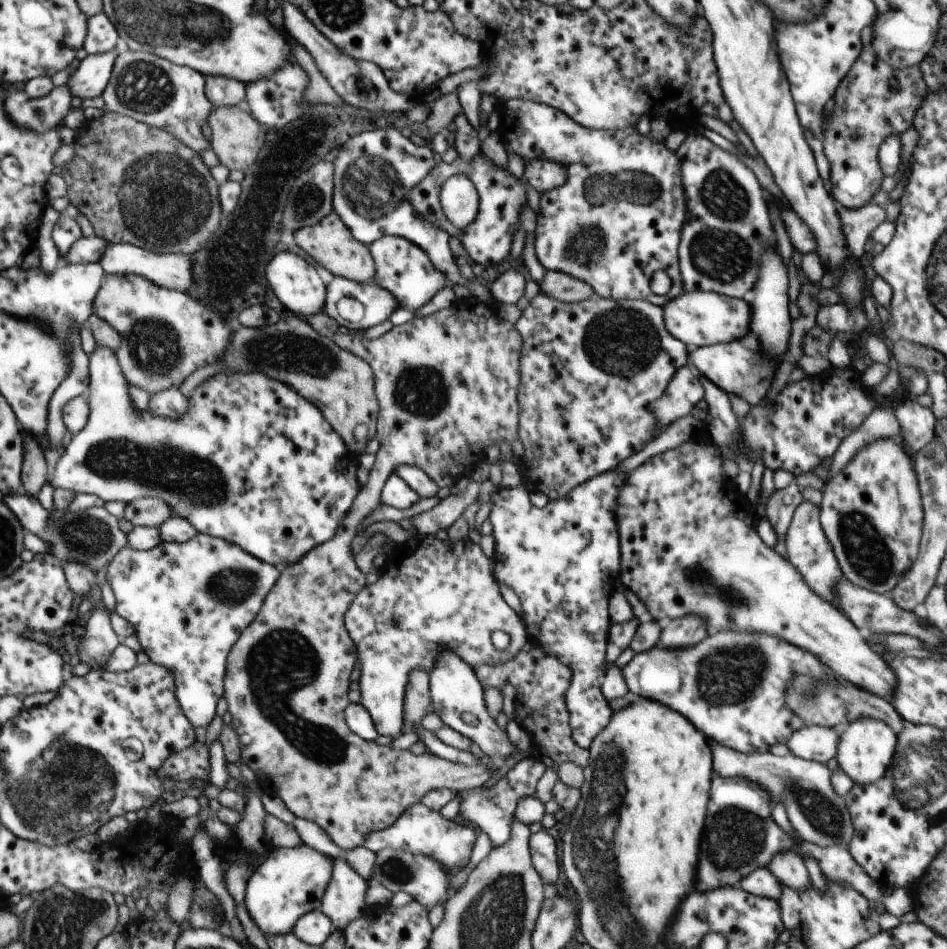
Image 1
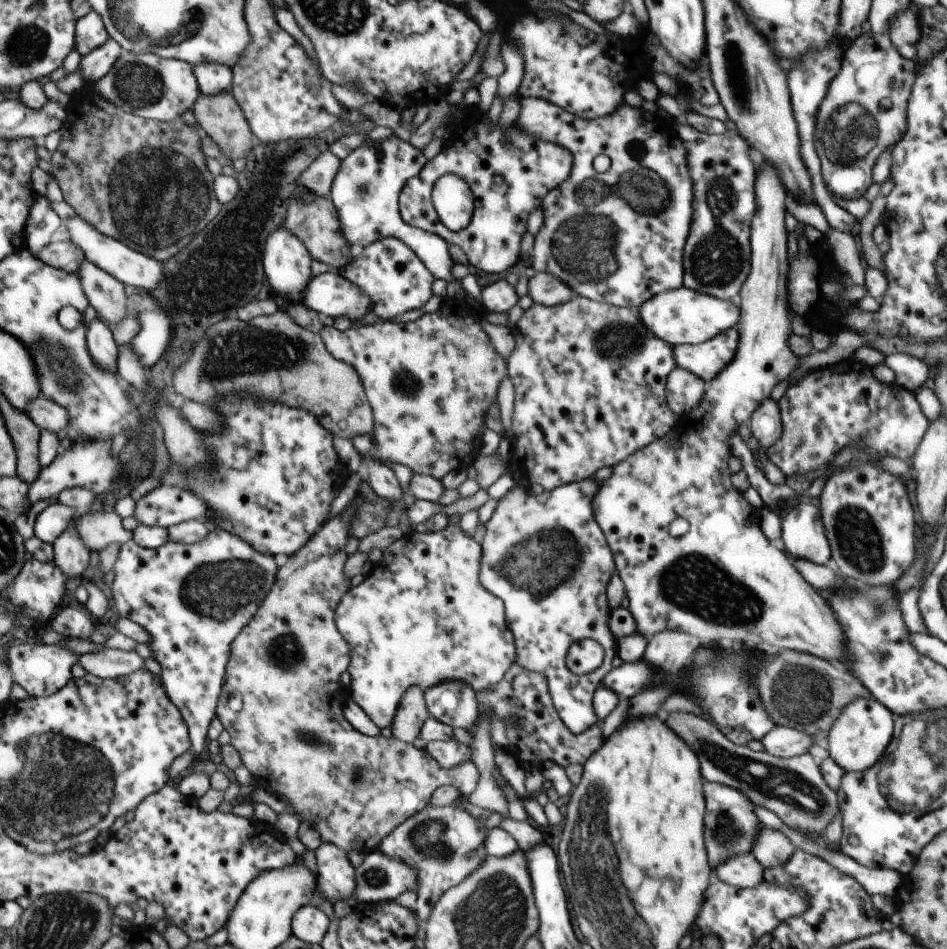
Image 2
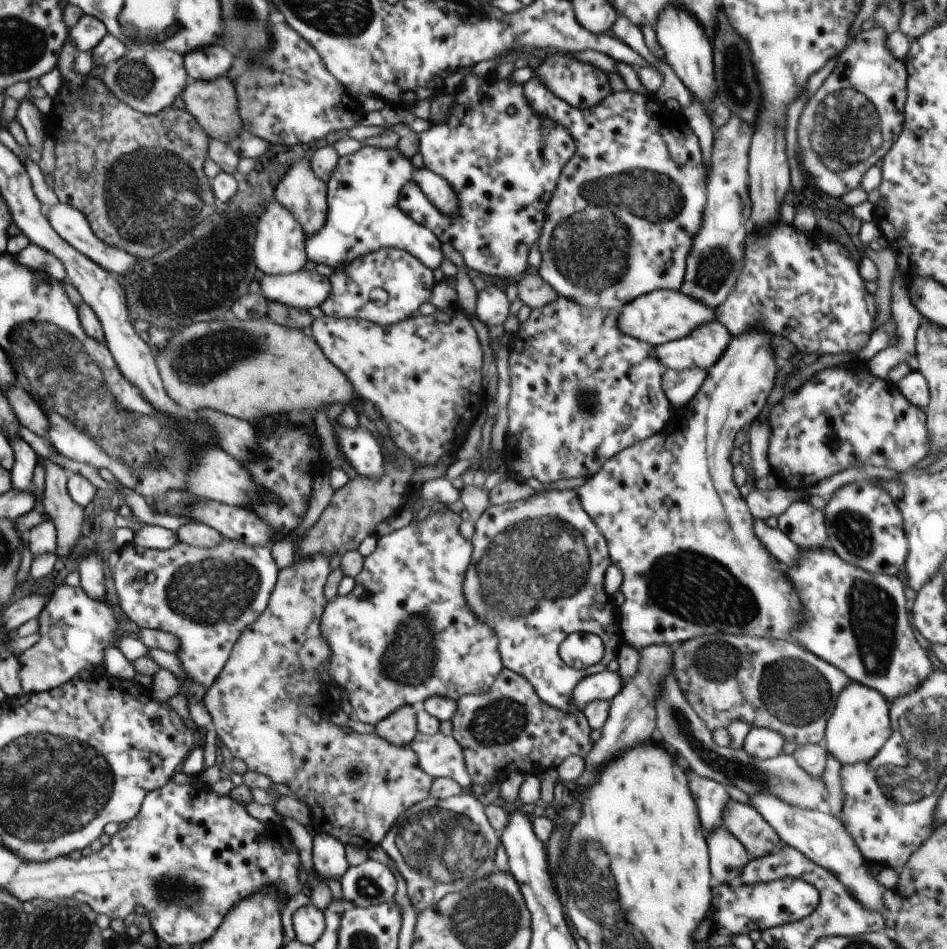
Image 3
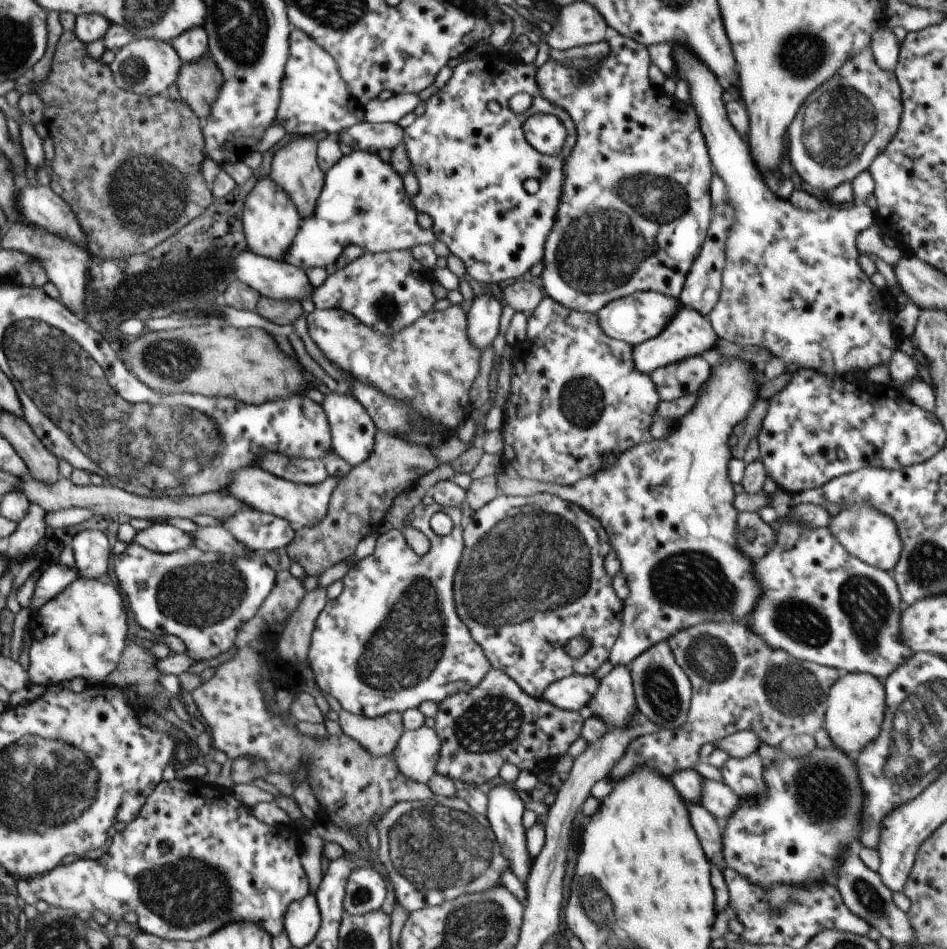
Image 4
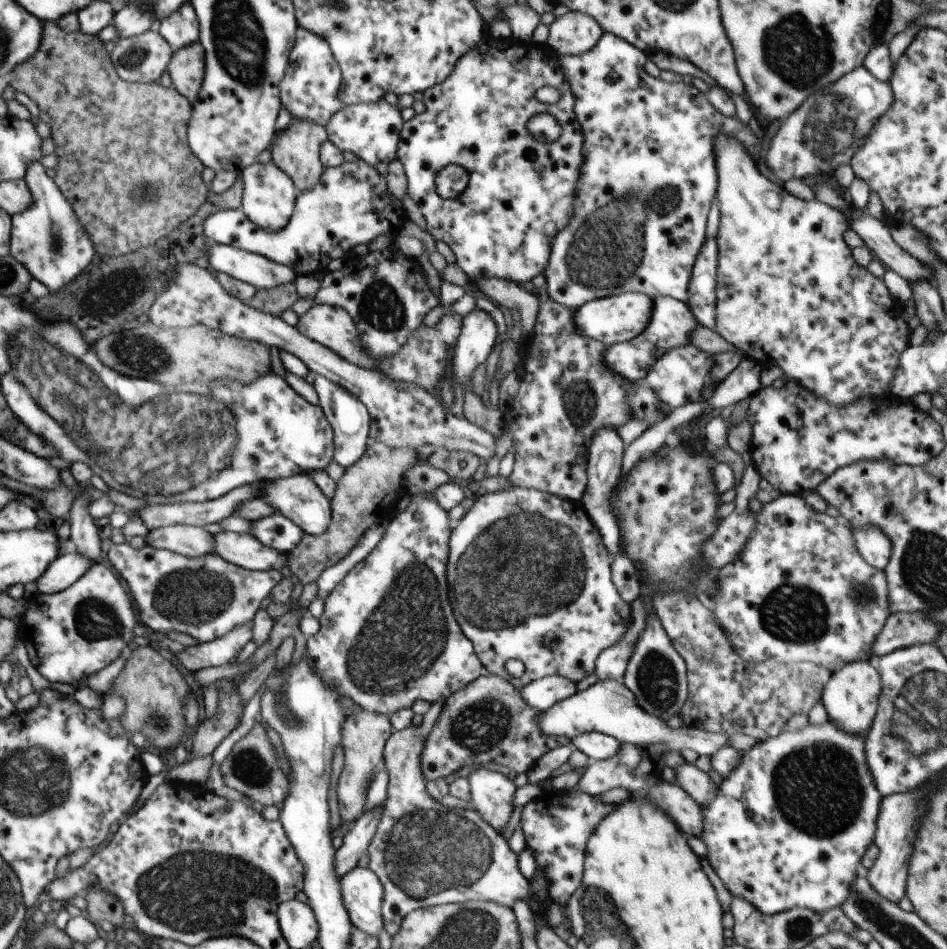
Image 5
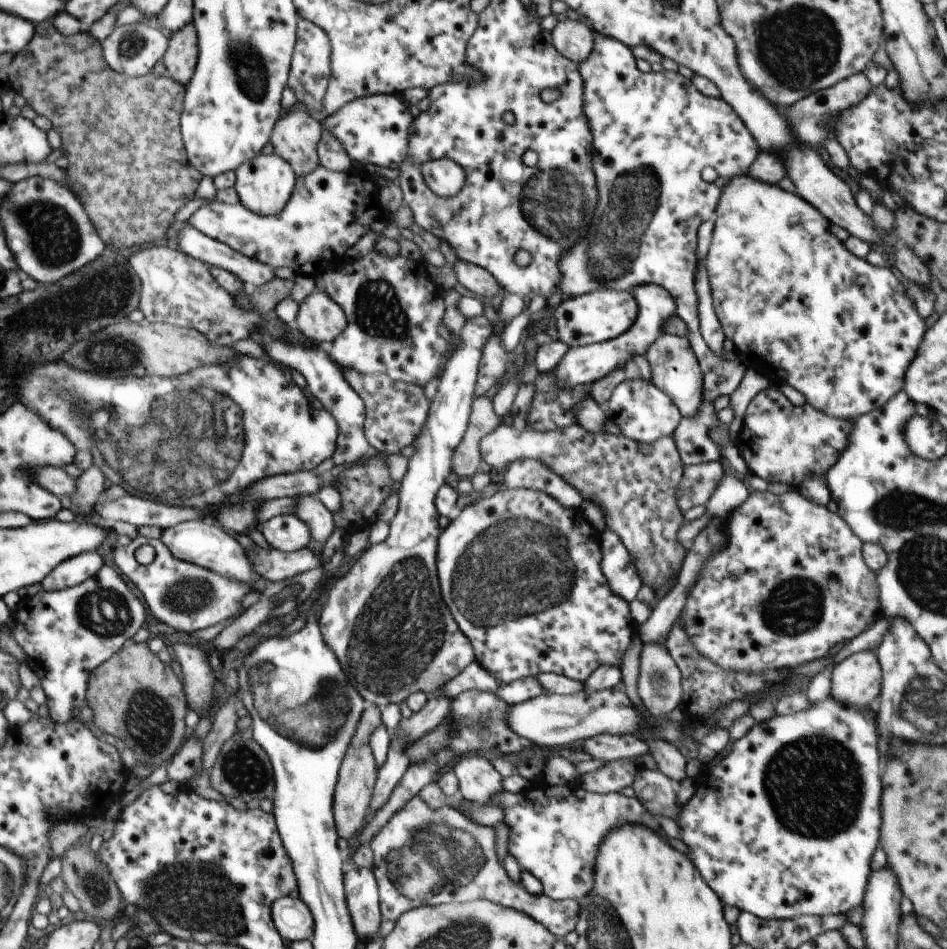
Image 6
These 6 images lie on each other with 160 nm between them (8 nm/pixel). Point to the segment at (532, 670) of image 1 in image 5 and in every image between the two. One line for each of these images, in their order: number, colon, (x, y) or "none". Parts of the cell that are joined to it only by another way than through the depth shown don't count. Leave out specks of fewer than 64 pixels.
2: (525, 721)
3: (510, 728)
4: (495, 723)
5: (488, 723)

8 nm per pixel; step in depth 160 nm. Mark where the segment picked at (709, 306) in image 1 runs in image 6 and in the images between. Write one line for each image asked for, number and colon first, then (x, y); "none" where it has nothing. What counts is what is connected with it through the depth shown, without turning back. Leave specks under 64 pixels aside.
2: (680, 317)
3: (661, 316)
4: (634, 319)
5: (615, 319)
6: (596, 317)

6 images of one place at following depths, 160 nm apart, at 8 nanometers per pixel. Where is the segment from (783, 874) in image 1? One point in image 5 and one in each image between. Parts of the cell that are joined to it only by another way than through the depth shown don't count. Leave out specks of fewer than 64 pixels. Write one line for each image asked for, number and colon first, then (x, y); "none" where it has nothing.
2: (772, 848)
3: (746, 824)
4: (717, 798)
5: (698, 784)

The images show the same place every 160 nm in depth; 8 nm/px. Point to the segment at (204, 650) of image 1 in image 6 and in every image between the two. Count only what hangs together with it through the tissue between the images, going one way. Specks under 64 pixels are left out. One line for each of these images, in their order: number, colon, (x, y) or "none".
2: (193, 599)
3: (205, 597)
4: (204, 598)
5: (206, 597)
6: (184, 596)

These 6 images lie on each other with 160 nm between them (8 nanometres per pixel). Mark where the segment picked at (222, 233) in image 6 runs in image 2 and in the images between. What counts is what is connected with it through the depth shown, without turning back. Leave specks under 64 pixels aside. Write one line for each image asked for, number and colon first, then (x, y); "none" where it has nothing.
2: (365, 191)
3: (363, 193)
4: (363, 202)
5: (350, 205)

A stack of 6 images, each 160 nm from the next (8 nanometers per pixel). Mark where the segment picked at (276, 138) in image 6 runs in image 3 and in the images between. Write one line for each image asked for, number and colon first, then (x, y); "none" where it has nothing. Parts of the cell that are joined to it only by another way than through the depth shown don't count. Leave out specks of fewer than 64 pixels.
3: (300, 191)
4: (295, 167)
5: (295, 151)

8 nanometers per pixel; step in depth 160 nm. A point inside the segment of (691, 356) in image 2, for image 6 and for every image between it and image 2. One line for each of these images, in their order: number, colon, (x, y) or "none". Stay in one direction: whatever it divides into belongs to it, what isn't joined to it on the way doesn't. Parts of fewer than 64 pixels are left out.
3: (704, 346)
4: (689, 333)
5: (672, 323)
6: (585, 365)

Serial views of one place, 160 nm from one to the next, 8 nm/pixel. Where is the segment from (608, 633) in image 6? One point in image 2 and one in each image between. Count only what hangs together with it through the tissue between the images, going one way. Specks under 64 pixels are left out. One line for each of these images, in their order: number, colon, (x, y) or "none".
2: (545, 556)
3: (537, 574)
4: (523, 631)
5: (529, 577)

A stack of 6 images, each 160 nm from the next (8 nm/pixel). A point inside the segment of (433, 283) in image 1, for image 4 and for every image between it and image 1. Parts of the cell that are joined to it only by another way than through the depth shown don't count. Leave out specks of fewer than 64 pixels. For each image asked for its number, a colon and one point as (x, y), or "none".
2: (396, 280)
3: (408, 283)
4: (387, 291)

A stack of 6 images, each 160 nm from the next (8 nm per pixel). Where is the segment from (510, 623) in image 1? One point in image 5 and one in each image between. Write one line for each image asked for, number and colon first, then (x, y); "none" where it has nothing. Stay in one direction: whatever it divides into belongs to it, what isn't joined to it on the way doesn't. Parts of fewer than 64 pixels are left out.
2: (421, 616)
3: (405, 633)
4: (397, 613)
5: (402, 583)

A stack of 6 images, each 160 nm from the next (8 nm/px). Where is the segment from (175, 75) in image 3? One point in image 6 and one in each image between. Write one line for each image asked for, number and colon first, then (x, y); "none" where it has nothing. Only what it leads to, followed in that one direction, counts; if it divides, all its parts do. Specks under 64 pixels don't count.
4: (147, 66)
5: (144, 58)
6: (133, 49)

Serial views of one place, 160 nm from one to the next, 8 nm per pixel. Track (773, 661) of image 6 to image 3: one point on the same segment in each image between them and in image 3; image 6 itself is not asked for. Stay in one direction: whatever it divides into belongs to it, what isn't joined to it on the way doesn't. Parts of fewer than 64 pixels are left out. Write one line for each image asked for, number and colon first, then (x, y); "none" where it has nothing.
3: (857, 621)
4: (819, 603)
5: (800, 591)

